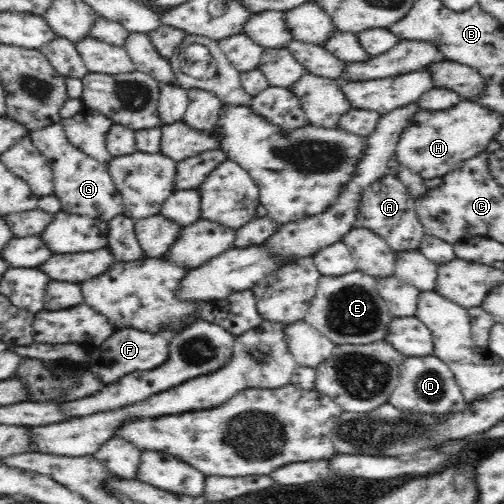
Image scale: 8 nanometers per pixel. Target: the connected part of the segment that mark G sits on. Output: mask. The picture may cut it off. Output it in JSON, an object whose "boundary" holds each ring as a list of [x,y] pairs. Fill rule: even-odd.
{"boundary":[[[61,122],[30,131],[29,137],[54,172],[53,194],[60,198],[63,210],[106,223],[122,214],[124,203],[108,171],[108,164],[99,162],[76,148],[66,136]]]}

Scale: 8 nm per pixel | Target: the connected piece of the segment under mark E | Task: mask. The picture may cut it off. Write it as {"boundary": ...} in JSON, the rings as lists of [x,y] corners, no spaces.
{"boundary":[[[358,270],[342,276],[321,275],[317,289],[303,319],[334,344],[364,344],[385,338],[394,316],[380,297],[373,276]]]}

